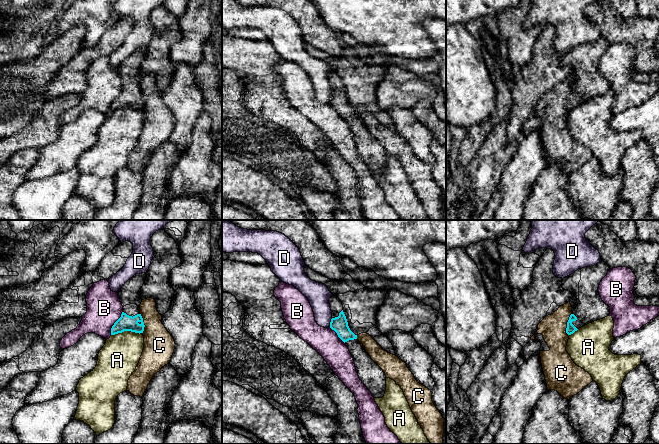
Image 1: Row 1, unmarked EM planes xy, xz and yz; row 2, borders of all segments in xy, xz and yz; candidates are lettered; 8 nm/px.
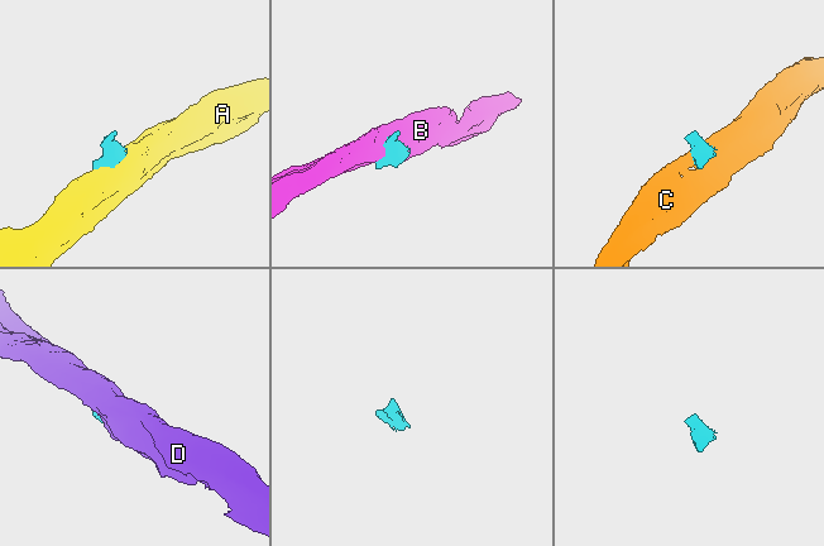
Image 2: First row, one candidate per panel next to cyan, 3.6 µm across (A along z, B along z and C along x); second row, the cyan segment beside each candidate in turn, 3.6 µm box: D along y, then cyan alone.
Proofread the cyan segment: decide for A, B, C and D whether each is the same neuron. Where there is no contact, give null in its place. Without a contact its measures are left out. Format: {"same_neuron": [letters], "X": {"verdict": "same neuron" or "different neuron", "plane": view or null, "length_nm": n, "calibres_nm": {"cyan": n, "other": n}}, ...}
{"same_neuron": [], "A": {"verdict": "different neuron", "plane": "xy", "length_nm": 240, "calibres_nm": {"cyan": 130, "other": 320}}, "B": {"verdict": "different neuron", "plane": "xy", "length_nm": 220, "calibres_nm": {"cyan": 130, "other": 280}}, "C": {"verdict": "different neuron", "plane": "yz", "length_nm": 190, "calibres_nm": {"cyan": 70, "other": 200}}, "D": {"verdict": "different neuron", "plane": "xz", "length_nm": 80, "calibres_nm": {"cyan": 130, "other": 180}}}

